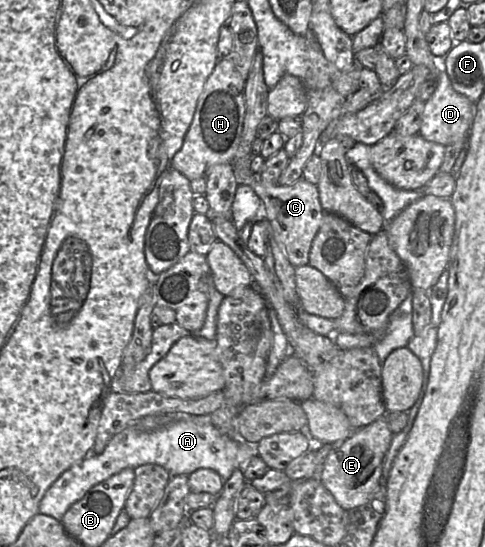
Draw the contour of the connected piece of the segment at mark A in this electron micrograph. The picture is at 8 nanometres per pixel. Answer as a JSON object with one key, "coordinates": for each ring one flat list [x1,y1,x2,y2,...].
{"coordinates":[[208,415,175,420,179,421,156,431,146,432,128,426,114,435,102,453,89,454,61,474,41,499,38,513,61,522,66,511,82,499,89,489,125,468,157,464,164,467,171,476,189,476,198,469,207,468,217,472,226,481,235,469,243,467,250,458,257,456,255,445,222,434,213,426]]}

